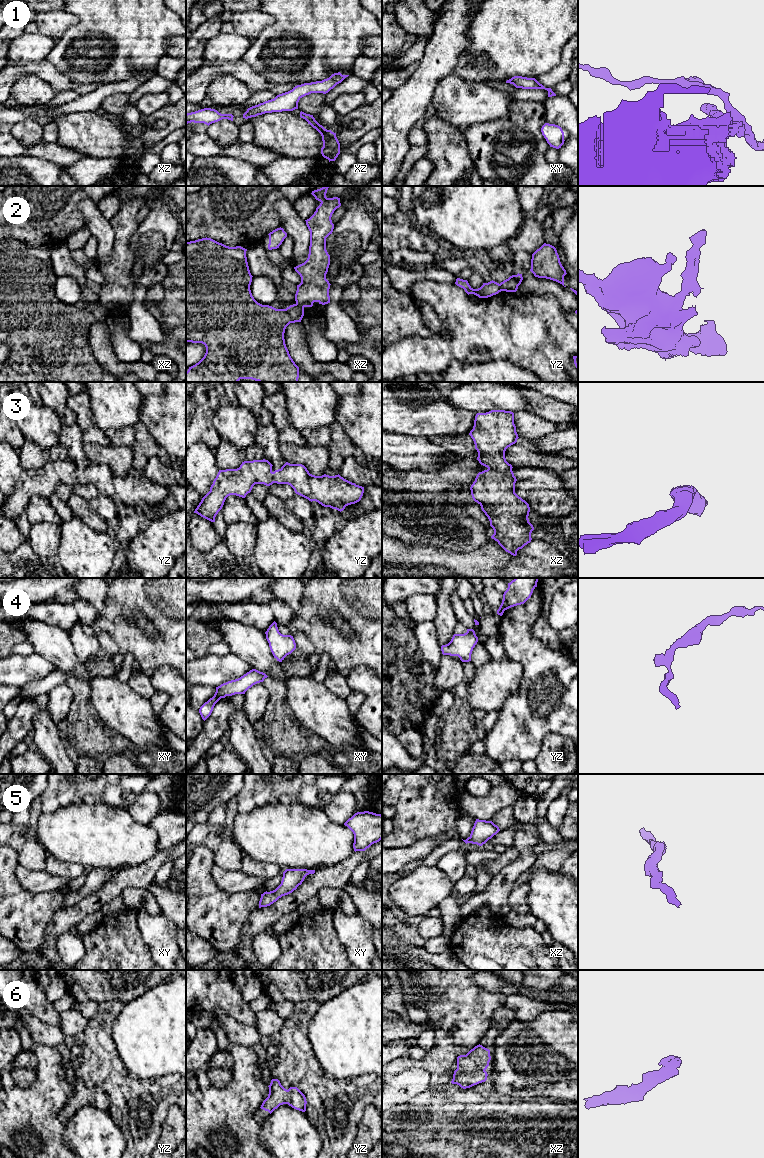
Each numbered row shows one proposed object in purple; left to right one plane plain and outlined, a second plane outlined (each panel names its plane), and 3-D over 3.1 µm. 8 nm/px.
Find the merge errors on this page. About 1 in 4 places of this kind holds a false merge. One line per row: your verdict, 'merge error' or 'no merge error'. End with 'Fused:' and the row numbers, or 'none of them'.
1: no merge error
2: no merge error
3: no merge error
4: no merge error
5: no merge error
6: no merge error
Fused: none of them

